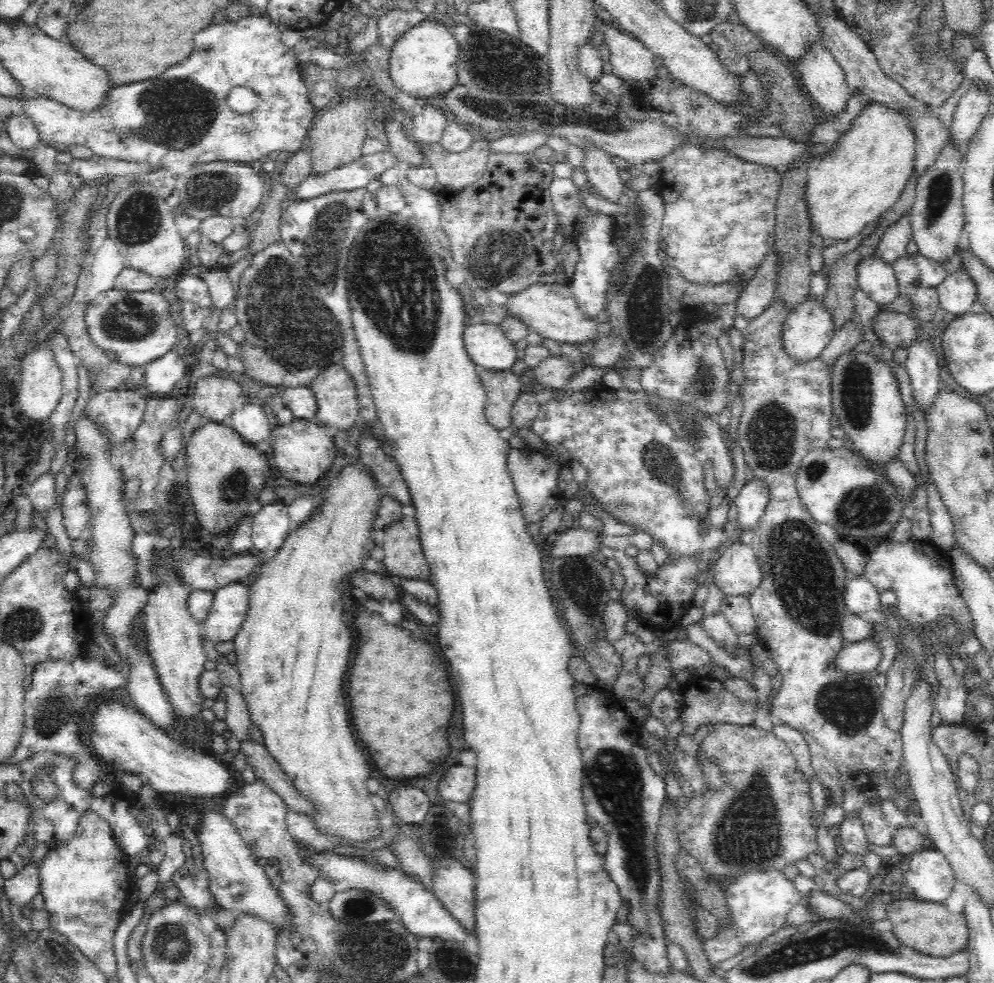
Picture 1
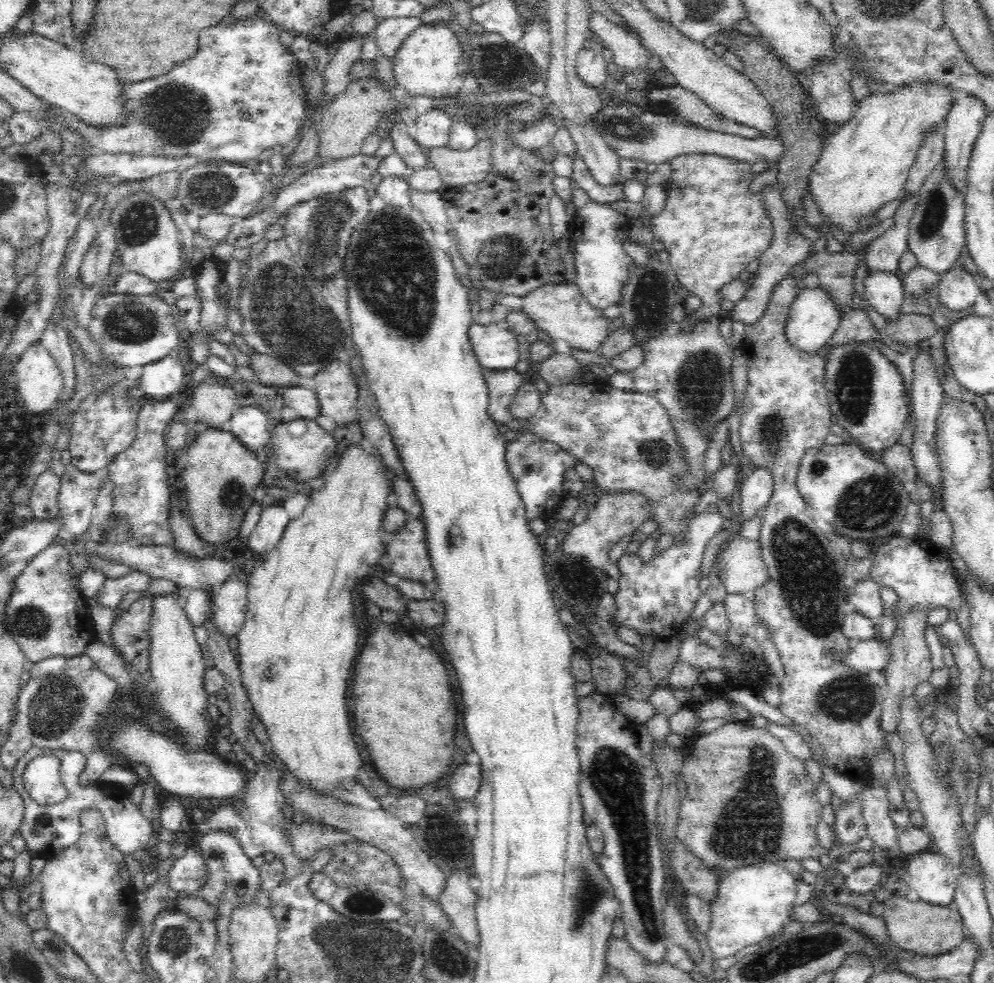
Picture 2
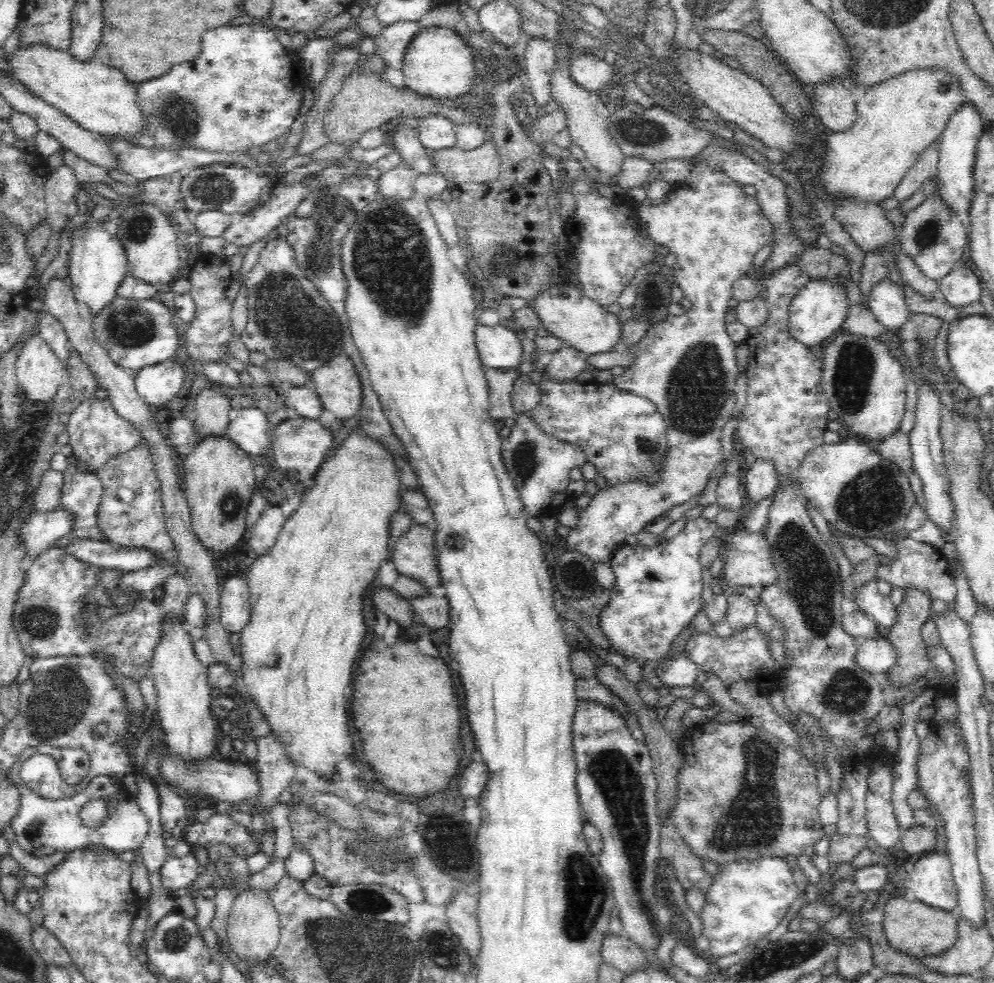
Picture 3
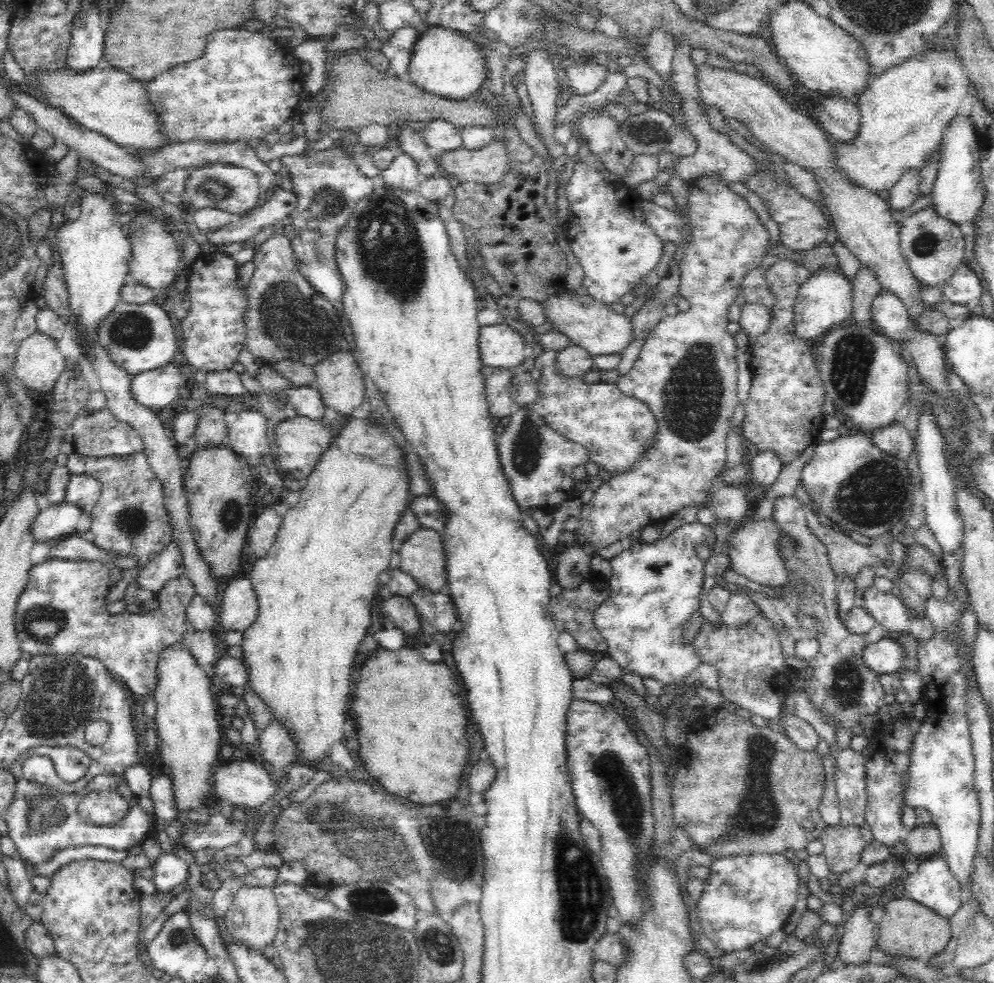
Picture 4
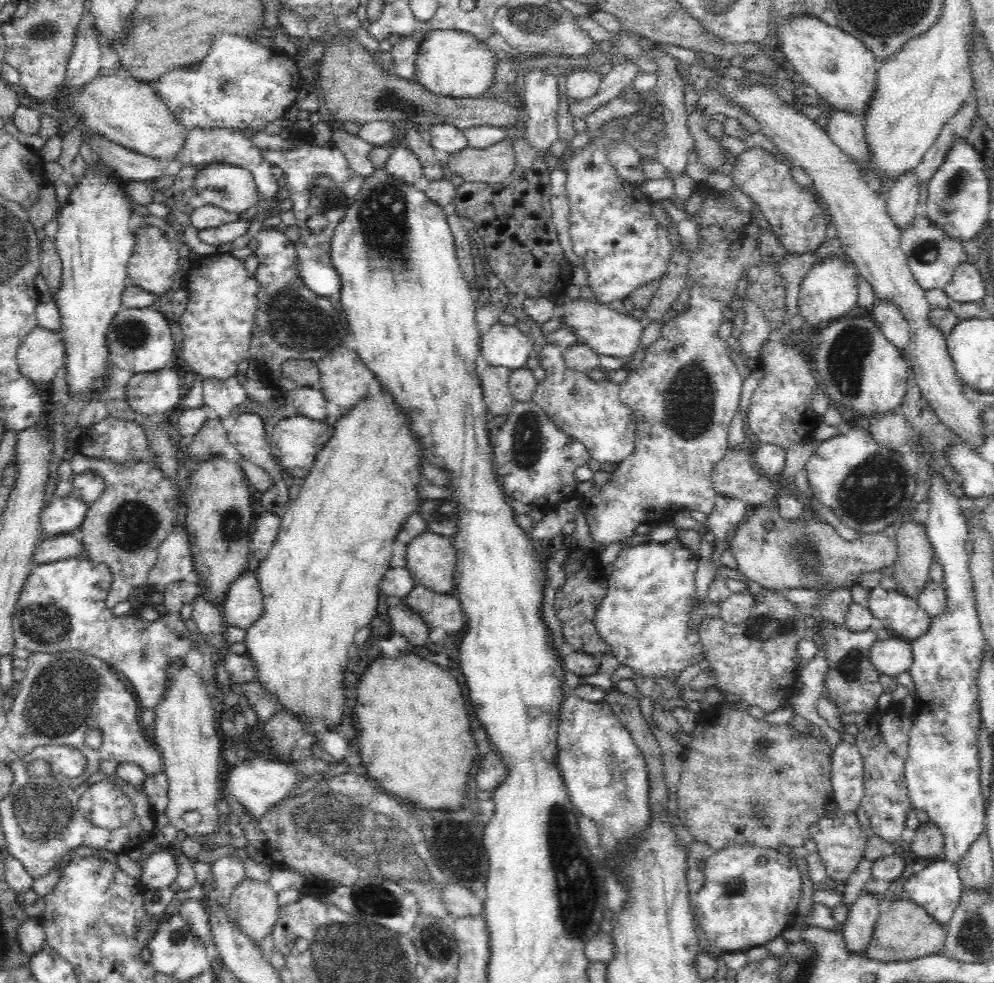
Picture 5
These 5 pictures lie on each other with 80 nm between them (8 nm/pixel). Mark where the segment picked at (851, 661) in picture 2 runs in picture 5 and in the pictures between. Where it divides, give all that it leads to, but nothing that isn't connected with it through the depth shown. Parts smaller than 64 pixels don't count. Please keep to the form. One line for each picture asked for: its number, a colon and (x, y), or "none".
3: (873, 655)
4: (884, 657)
5: (892, 656)

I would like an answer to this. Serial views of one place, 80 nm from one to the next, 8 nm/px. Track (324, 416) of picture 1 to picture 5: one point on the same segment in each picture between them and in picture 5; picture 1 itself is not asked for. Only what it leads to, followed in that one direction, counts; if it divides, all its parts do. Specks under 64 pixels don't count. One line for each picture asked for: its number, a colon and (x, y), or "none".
2: (335, 386)
3: (338, 387)
4: (339, 380)
5: (344, 380)

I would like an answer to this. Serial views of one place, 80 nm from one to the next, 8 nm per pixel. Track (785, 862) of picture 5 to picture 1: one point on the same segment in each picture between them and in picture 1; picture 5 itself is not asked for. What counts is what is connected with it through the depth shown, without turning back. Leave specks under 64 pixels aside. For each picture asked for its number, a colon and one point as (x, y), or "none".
1: (759, 900)
2: (754, 902)
3: (747, 900)
4: (747, 897)

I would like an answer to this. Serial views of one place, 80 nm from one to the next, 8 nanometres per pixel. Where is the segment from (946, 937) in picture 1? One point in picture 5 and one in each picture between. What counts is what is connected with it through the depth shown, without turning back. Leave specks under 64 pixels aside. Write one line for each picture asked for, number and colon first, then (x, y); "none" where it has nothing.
2: (927, 929)
3: (915, 928)
4: (909, 929)
5: (904, 931)

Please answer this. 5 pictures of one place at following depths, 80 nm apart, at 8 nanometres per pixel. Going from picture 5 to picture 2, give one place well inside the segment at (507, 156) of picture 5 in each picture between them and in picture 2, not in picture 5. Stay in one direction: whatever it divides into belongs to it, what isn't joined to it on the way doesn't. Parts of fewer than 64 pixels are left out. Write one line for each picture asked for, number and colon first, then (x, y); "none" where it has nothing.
2: (455, 169)
3: (458, 167)
4: (486, 166)

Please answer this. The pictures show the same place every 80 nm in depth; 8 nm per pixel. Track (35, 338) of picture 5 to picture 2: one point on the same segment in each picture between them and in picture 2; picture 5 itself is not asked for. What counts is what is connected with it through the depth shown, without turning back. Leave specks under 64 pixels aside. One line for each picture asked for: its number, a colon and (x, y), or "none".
2: (39, 381)
3: (39, 374)
4: (38, 363)

